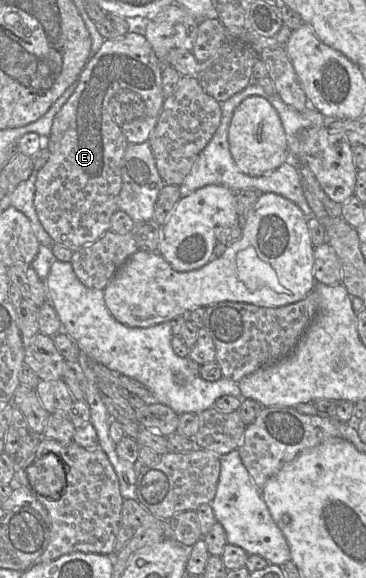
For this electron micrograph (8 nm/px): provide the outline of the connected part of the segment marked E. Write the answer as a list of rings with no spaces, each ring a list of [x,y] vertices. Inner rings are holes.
[[[130,31],[122,37],[104,40],[100,49],[92,54],[74,91],[53,120],[48,139],[50,157],[38,171],[34,205],[38,218],[54,244],[75,252],[99,239],[110,230],[113,214],[118,210],[122,185],[121,162],[128,144],[148,142],[162,111],[165,97],[162,92],[163,64],[155,55],[143,33]],[[120,90],[137,93],[146,106],[146,115],[135,118],[120,127],[111,114],[110,101]]]

